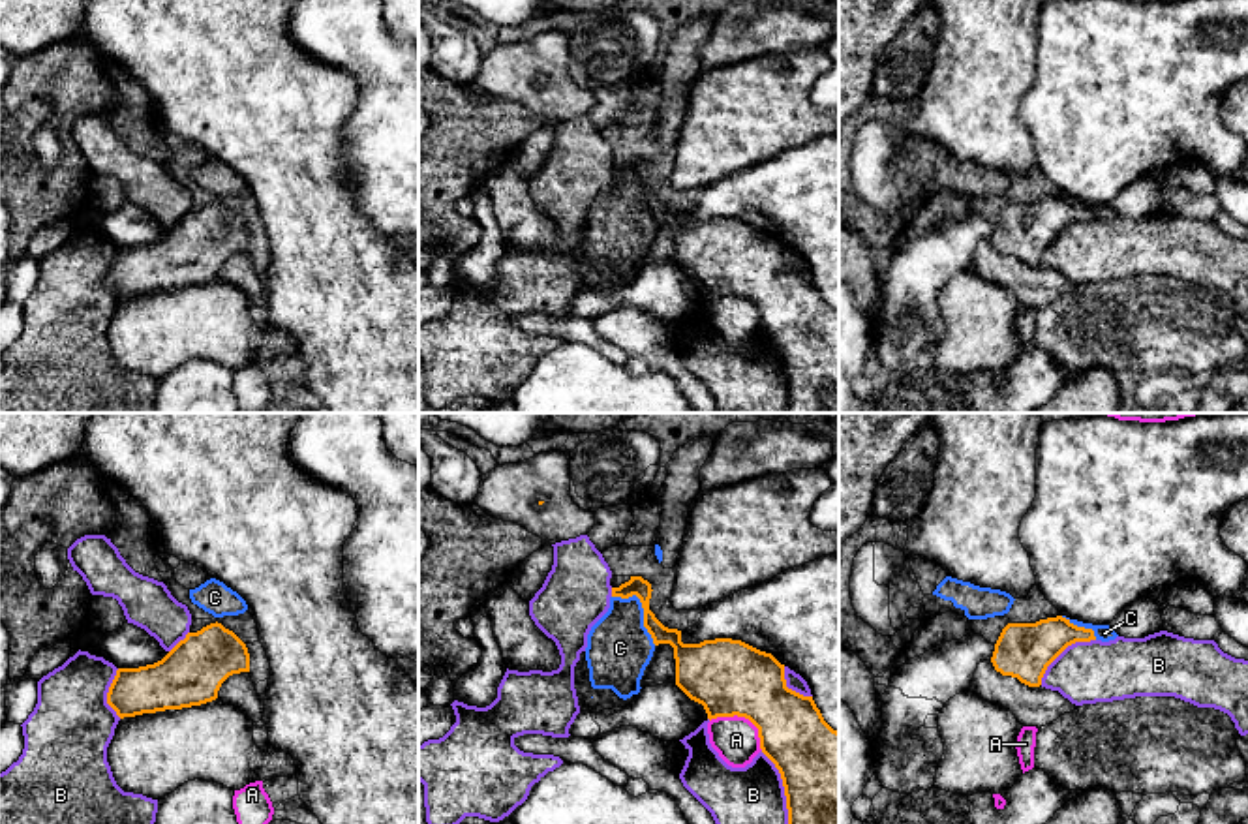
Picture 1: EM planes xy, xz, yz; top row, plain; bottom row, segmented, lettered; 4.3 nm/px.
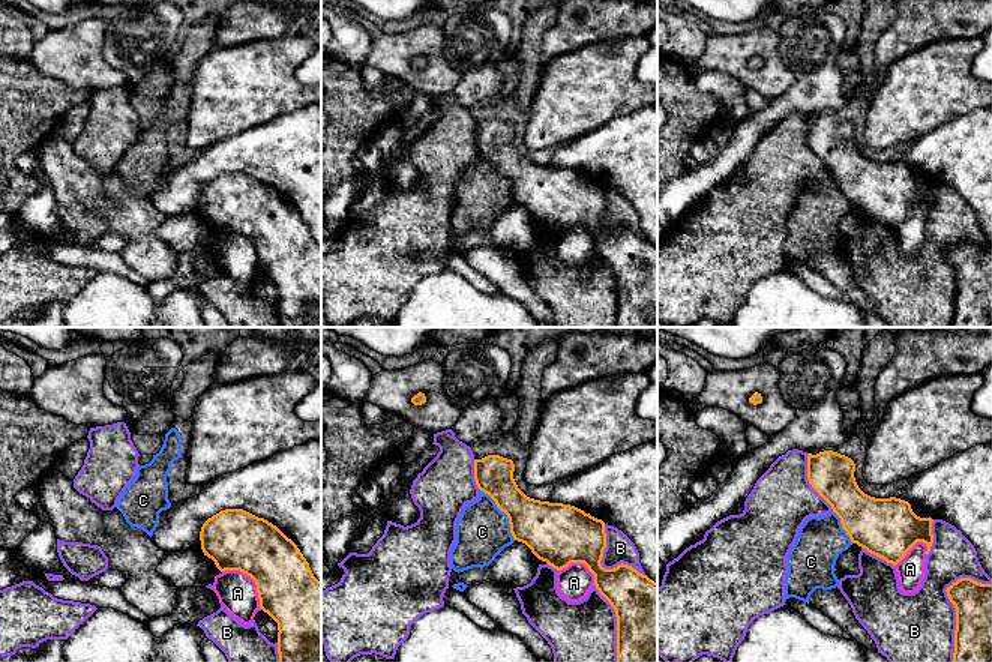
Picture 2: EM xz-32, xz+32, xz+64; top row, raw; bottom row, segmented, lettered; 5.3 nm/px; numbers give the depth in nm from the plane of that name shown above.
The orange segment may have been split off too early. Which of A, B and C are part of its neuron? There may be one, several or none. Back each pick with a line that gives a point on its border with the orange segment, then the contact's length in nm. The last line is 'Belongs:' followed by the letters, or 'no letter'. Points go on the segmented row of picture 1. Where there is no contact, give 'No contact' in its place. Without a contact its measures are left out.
Belongs: no letter

